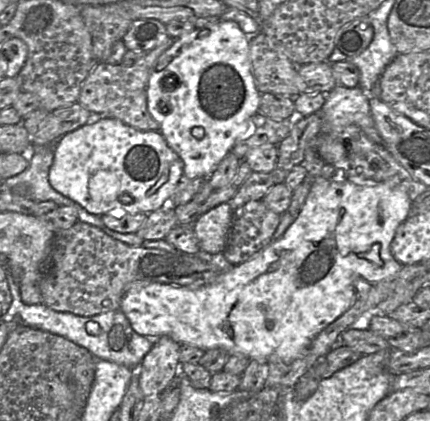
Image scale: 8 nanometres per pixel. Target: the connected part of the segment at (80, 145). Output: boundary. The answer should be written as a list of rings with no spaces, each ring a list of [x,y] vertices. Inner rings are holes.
[[[112,117],[90,121],[63,135],[56,141],[53,152],[54,161],[49,171],[51,186],[89,213],[100,216],[116,208],[131,214],[157,211],[169,204],[184,176],[183,161],[168,146],[160,131],[138,130]],[[99,170],[112,171],[120,180],[119,197],[112,202],[96,202],[89,194],[89,179]],[[123,193],[128,193],[132,202],[122,202]]]

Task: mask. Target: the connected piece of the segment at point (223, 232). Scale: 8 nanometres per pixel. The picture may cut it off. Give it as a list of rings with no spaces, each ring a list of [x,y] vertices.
[[[222,203],[201,215],[193,224],[200,250],[209,254],[223,253],[228,243],[234,206]]]

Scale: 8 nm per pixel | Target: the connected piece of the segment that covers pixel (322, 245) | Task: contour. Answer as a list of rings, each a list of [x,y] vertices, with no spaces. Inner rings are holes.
[[[321,175],[313,178],[314,180],[310,192],[303,207],[286,232],[279,239],[271,241],[264,249],[246,262],[234,265],[232,269],[226,272],[221,272],[213,283],[198,288],[180,287],[147,281],[135,281],[129,284],[122,297],[120,310],[129,320],[133,330],[139,335],[152,340],[156,340],[161,336],[168,336],[180,345],[189,344],[204,351],[221,348],[226,350],[230,355],[241,354],[250,360],[258,360],[260,362],[268,362],[268,357],[271,355],[280,357],[286,363],[290,363],[302,357],[313,339],[323,329],[344,314],[356,300],[359,299],[362,292],[367,292],[369,287],[375,283],[394,276],[400,271],[403,265],[394,259],[391,253],[391,242],[398,226],[410,216],[410,209],[413,203],[404,189],[397,186],[390,186],[386,183],[378,182],[374,186],[370,186],[356,184],[350,180],[335,181],[324,178]]]

